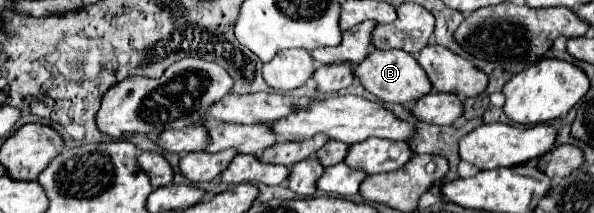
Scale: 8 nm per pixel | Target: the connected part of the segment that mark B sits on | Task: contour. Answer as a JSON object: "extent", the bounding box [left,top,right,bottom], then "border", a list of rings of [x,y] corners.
{"extent":[353,50,431,104],"border":[[[371,50],[371,56],[367,56],[363,62],[359,62],[353,70],[353,74],[361,80],[363,88],[377,96],[383,102],[391,104],[413,104],[415,100],[423,98],[427,92],[431,92],[431,82],[427,80],[427,74],[423,68],[419,68],[417,60],[407,52],[379,52]]]}

